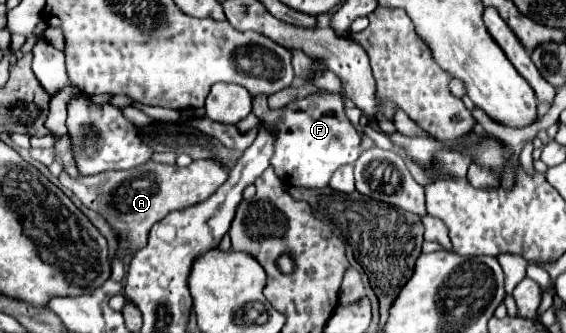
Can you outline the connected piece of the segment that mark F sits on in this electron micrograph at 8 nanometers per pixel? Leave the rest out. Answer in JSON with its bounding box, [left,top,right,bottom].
[252,89,360,189]

